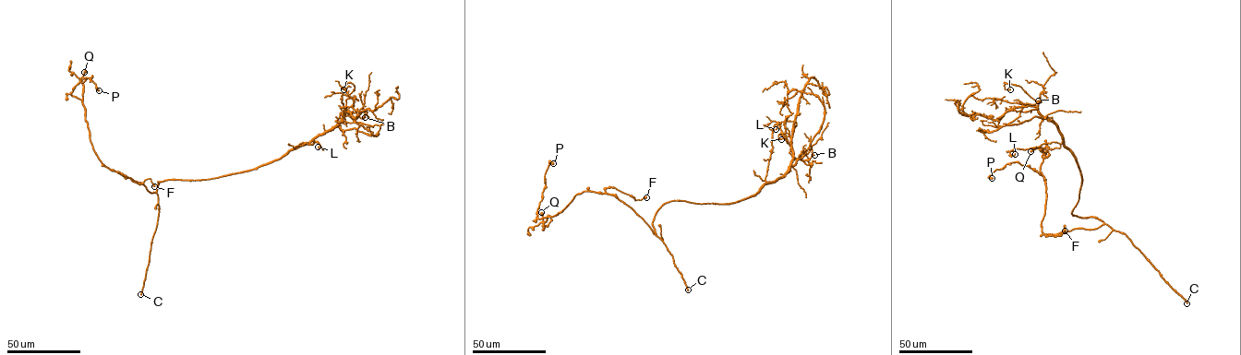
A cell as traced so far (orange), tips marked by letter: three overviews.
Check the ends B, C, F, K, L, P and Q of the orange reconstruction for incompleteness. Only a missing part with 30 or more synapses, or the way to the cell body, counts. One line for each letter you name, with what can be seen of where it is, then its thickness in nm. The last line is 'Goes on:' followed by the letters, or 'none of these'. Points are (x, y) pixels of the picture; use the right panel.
C: place (1186, 303); calibre 480 nm
Goes on: C

